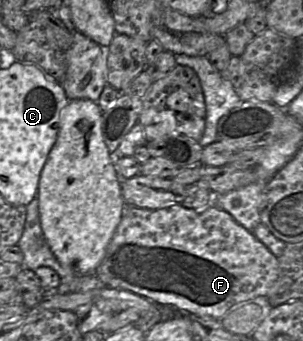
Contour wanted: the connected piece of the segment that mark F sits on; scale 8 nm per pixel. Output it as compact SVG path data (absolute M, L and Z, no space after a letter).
M181 204L157 210L126 206L95 274L107 287L133 292L181 313L220 320L240 304L271 295L278 278L279 264L277 257L252 232L214 204L201 211Z

